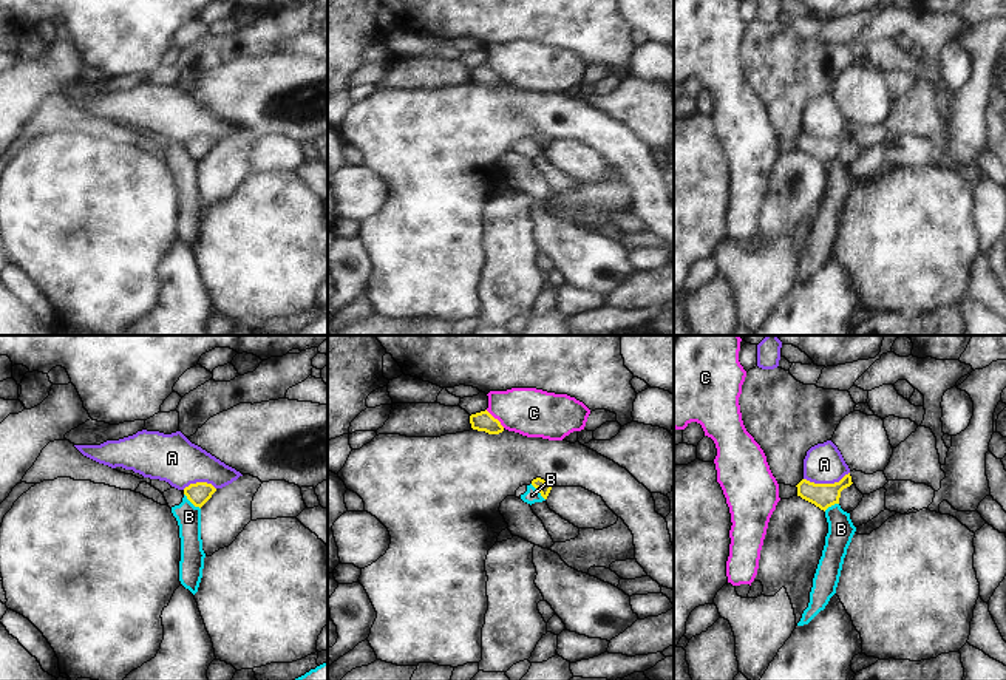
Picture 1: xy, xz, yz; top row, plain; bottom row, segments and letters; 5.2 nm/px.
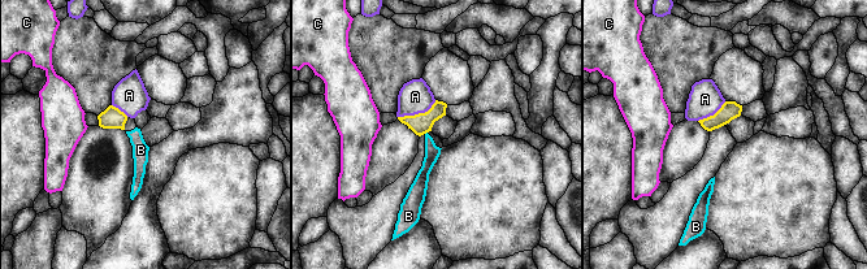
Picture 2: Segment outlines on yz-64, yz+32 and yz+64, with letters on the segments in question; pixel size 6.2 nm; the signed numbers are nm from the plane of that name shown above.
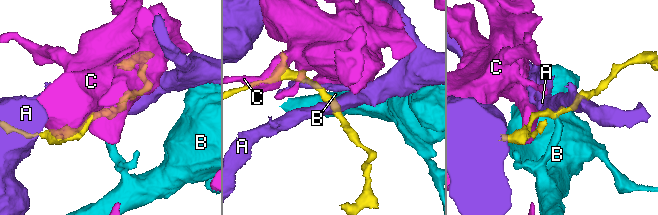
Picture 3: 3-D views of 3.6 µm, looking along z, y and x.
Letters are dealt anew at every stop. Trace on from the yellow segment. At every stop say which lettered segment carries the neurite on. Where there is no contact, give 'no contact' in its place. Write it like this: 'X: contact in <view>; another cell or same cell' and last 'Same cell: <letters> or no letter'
A: contact in yz; another cell
B: contact in xy; another cell
C: contact in xz; another cell
Same cell: no letter

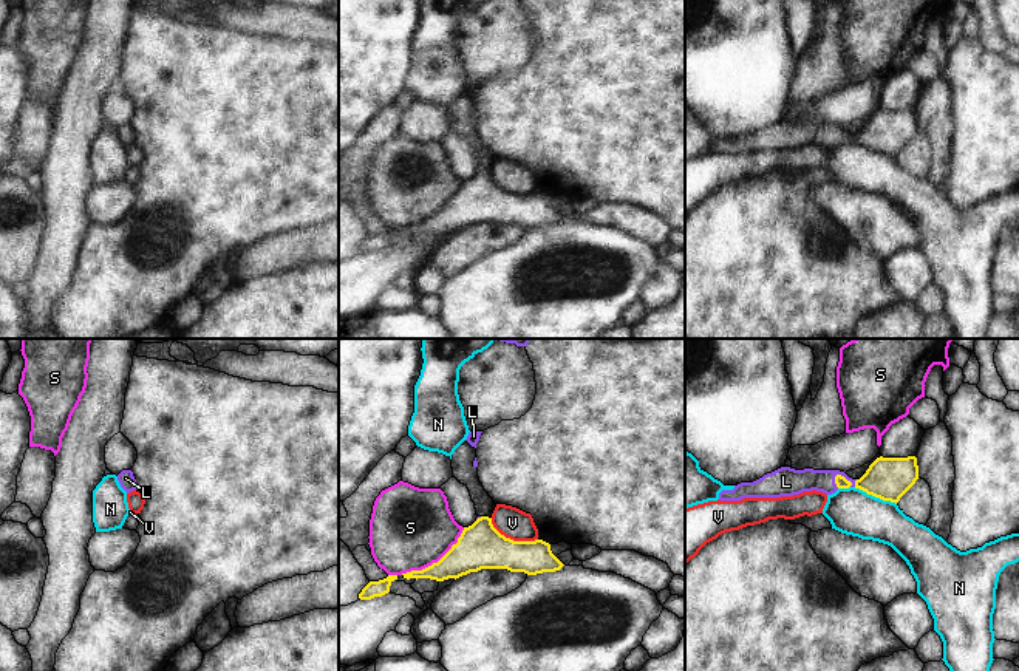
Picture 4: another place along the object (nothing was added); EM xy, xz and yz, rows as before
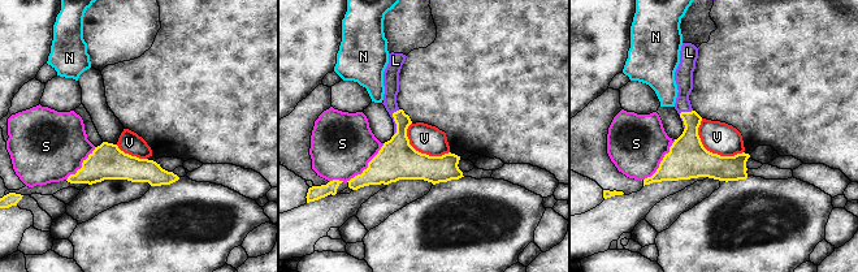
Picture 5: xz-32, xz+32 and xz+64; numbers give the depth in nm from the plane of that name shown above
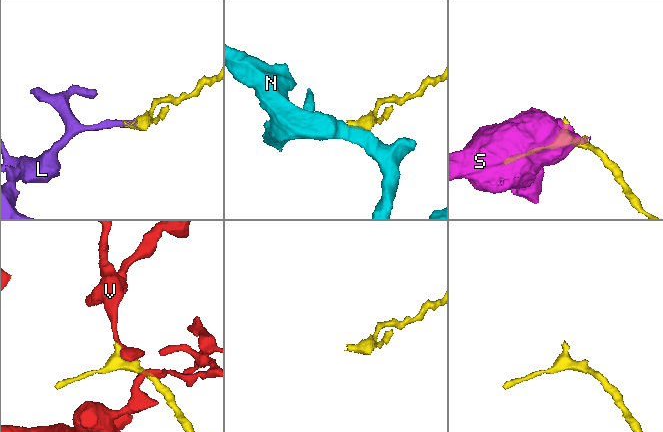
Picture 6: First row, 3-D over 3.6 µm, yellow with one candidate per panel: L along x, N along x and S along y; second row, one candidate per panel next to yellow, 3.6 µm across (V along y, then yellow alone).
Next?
L: contact in yz; same cell
N: contact in yz; another cell
S: contact in xz; another cell
V: contact in xz; another cell
Same cell: L

